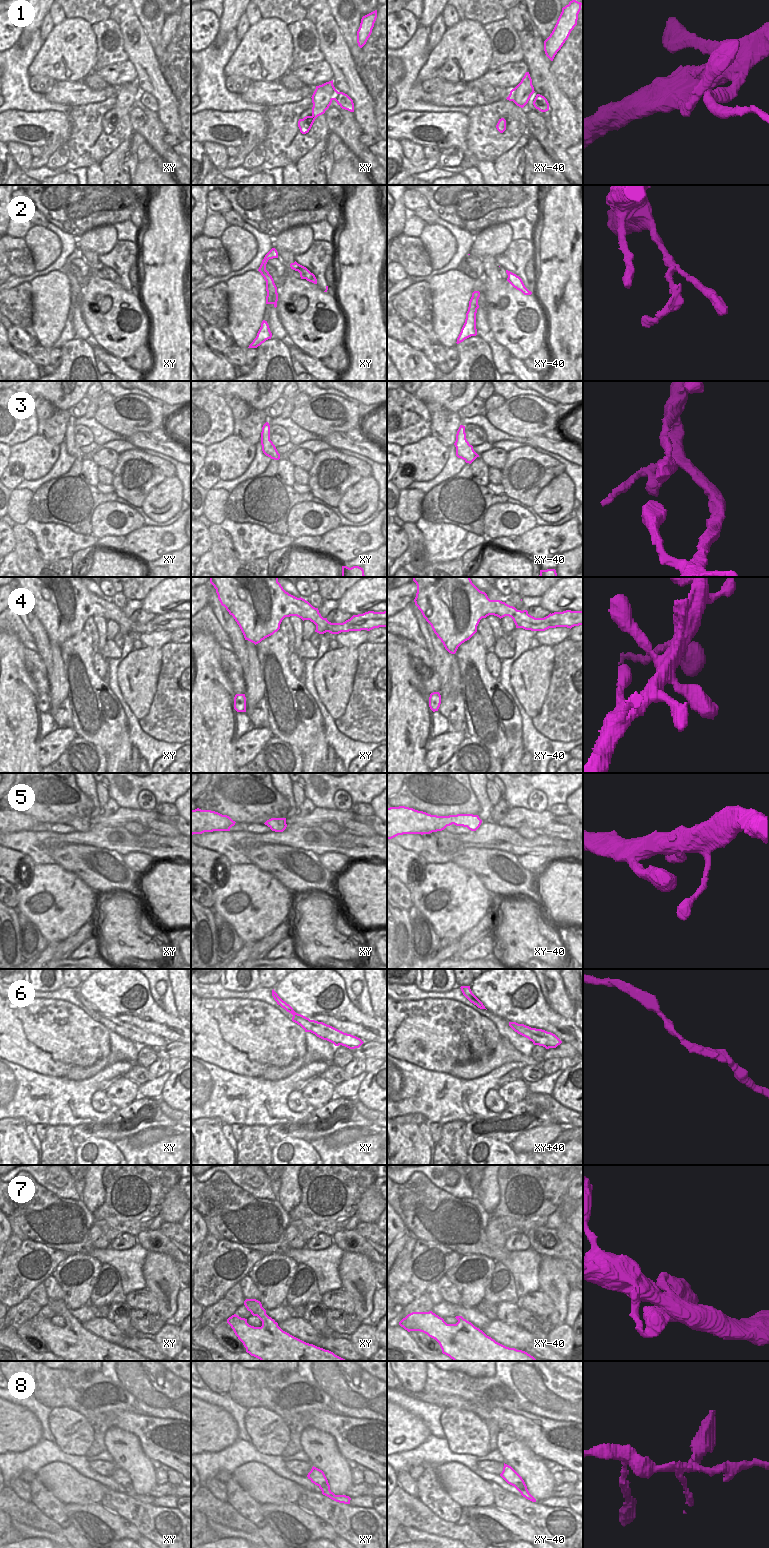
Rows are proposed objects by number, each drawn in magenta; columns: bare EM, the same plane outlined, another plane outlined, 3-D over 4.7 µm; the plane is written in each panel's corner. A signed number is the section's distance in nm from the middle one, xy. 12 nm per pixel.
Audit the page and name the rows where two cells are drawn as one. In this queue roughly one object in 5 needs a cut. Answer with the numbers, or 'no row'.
4

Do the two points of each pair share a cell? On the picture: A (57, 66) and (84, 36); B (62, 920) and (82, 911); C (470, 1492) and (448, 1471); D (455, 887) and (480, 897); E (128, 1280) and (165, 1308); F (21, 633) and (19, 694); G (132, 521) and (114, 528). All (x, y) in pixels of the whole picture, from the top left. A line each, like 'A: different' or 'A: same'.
A: same
B: same
C: same
D: same
E: different
F: different
G: same

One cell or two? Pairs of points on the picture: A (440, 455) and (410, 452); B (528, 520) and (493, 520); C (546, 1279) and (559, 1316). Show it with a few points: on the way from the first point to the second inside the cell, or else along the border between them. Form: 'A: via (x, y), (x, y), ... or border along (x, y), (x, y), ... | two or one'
A: via (433, 455), (417, 455) | one
B: via (519, 524), (512, 529), (502, 525) | one
C: via (555, 1288), (559, 1294), (560, 1307) | one

